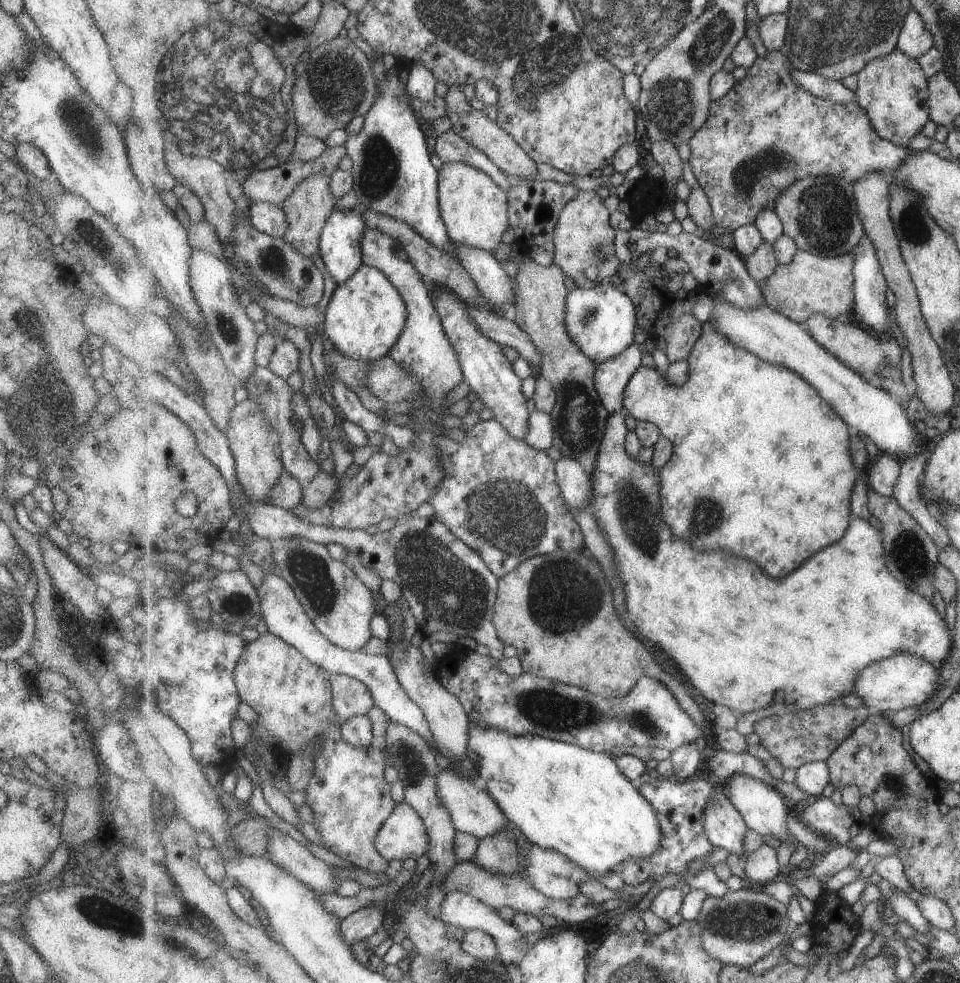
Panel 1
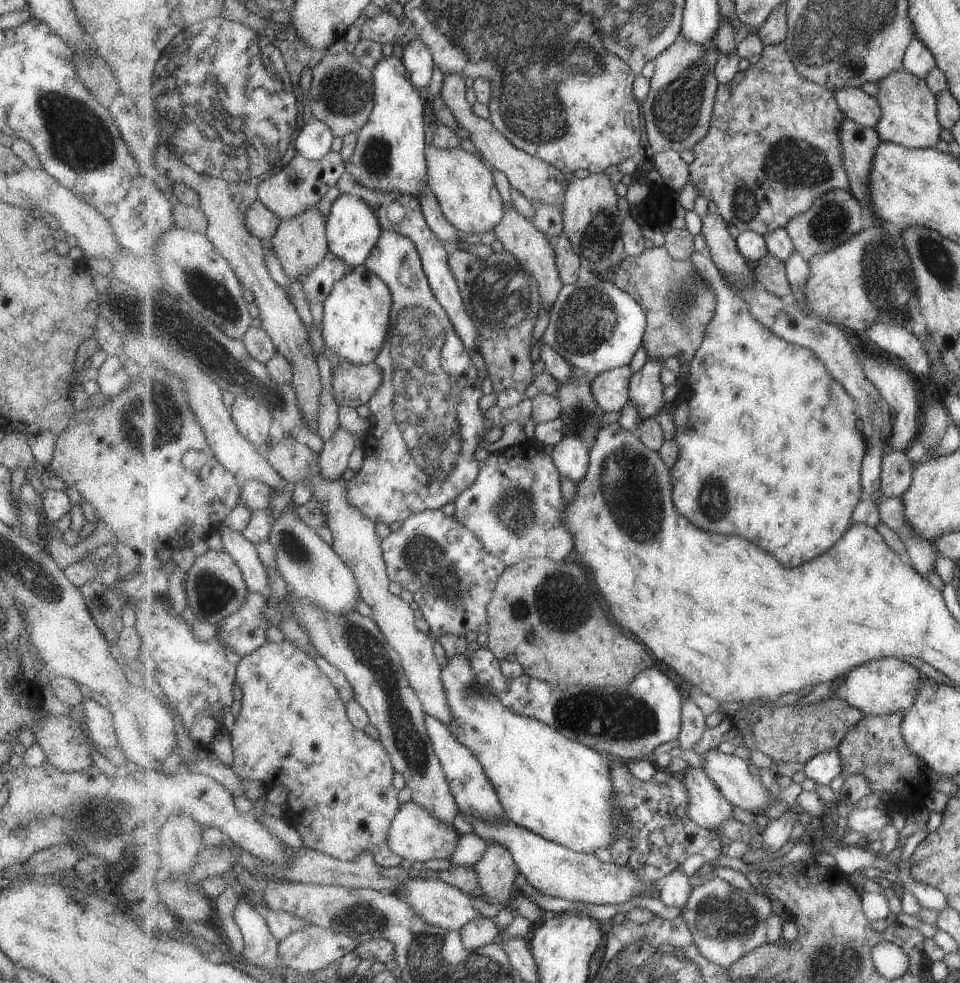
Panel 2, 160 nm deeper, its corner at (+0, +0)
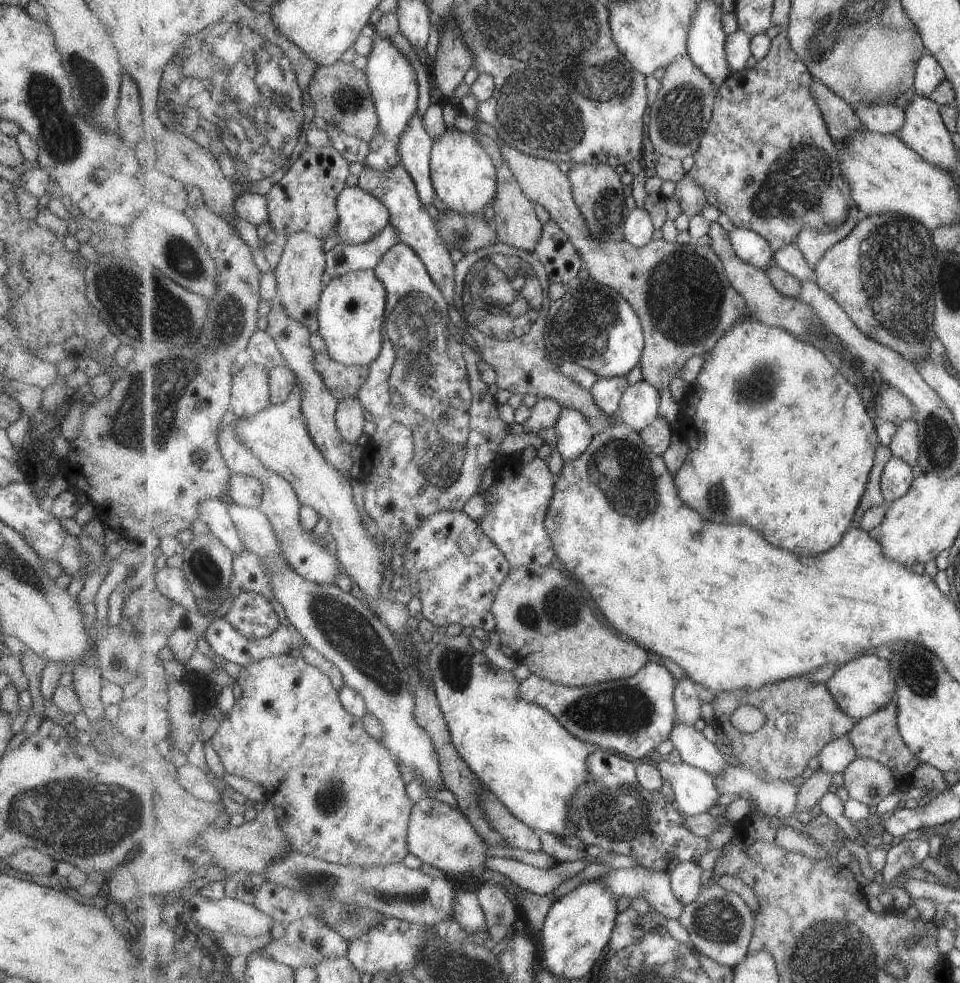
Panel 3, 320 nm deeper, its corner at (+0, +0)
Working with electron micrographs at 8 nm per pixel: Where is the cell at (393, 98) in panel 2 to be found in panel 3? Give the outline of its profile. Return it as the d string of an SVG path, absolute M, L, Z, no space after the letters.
M377 36L374 39L371 54L367 58L365 71L369 77L380 125L378 134L369 143L370 153L363 162L363 166L364 168L386 171L397 163L401 163L400 140L402 134L407 132L410 120L414 117L417 106L419 106L417 70L413 68L409 58L393 44L391 37Z

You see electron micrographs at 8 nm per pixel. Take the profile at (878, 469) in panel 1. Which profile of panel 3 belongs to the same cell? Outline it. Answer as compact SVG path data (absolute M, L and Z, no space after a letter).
M891 455L881 474L881 494L885 504L902 499L913 486L915 472L912 466L901 457Z

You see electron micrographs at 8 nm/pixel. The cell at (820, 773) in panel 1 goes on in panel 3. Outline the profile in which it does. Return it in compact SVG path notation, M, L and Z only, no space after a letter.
M847 734L826 744L818 754L819 768L831 774L843 773L857 758L857 751L851 737Z

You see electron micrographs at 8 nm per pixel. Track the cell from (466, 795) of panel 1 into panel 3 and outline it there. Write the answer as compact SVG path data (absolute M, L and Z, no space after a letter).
M638 864L637 867L628 869L613 869L606 876L594 878L587 882L595 882L597 879L605 883L619 898L621 896L630 897L631 899L647 897L653 908L656 908L657 911L670 919L680 919L686 908L683 901L679 900L679 897L673 892L669 873L656 871Z

